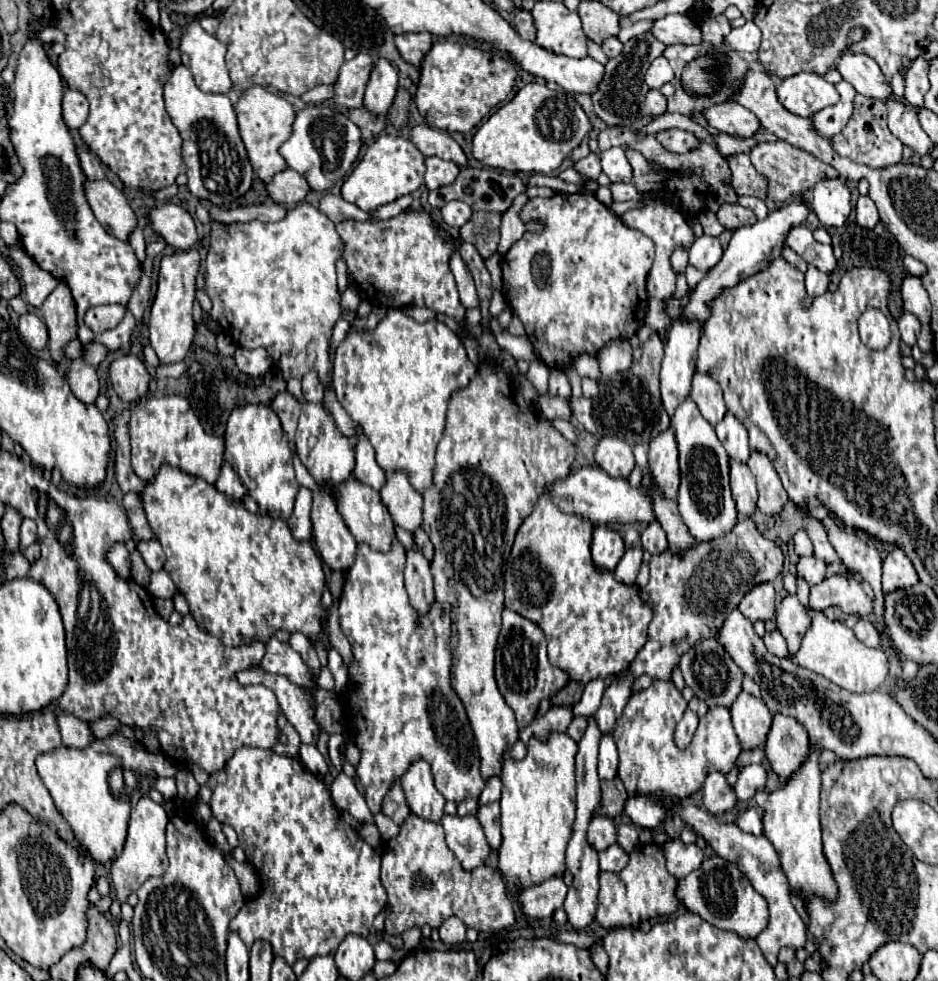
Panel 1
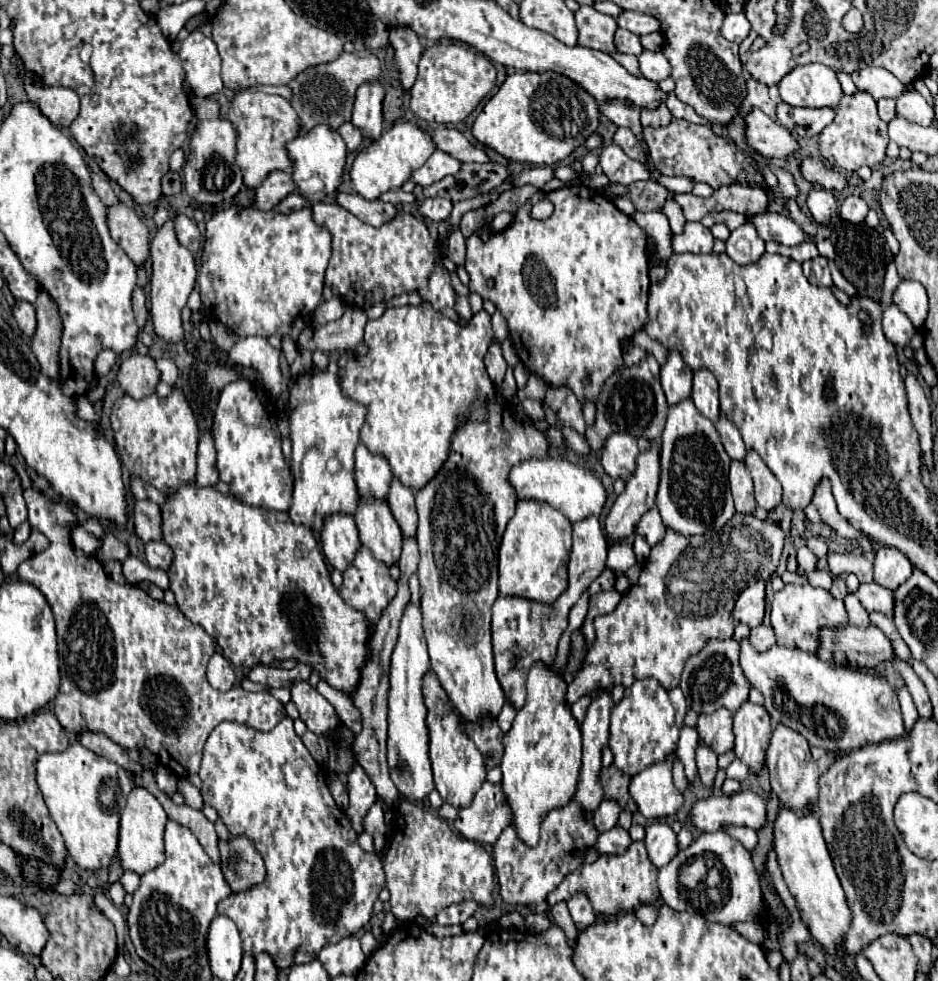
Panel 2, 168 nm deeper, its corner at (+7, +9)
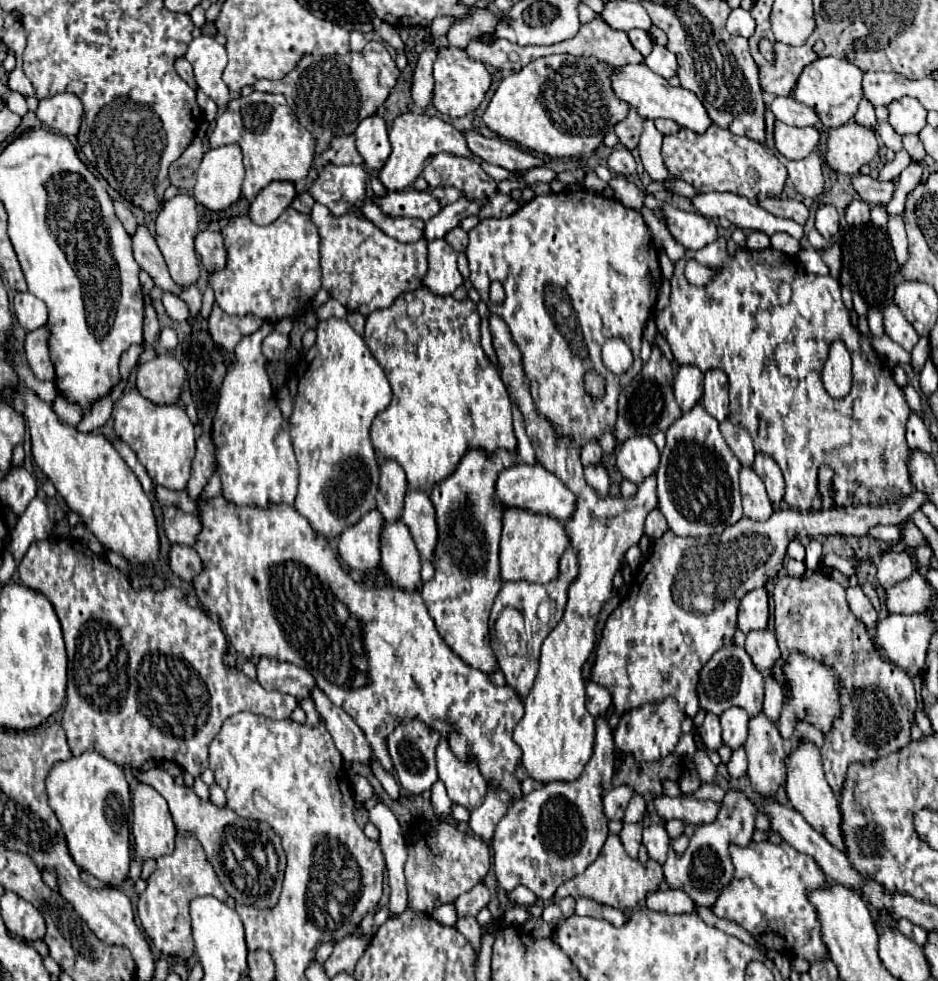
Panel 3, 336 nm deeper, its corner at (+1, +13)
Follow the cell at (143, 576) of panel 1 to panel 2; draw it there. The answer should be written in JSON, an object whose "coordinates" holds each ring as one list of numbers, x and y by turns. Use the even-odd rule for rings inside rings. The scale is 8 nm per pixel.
{"coordinates":[[107,533,103,539,101,539,101,549,95,553,95,557,105,563,109,559,119,559,119,561,125,561,129,557,129,547,127,543,119,541,115,533]]}

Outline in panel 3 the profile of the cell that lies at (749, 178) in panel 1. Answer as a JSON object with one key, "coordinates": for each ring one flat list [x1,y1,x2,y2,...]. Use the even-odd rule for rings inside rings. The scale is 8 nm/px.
{"coordinates":[[613,177,611,187,615,189,615,199,621,201,623,205,639,211,643,207,643,191,639,191,633,183,629,183,625,177]]}

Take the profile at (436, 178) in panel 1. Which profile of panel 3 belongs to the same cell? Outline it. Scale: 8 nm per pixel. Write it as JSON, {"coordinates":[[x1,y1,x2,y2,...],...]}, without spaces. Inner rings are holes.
{"coordinates":[[439,153,435,155,425,171,423,171,423,177,425,181,429,183,431,189,435,187,455,187,459,189,467,199,477,199,481,201,481,209,479,209,479,219,487,219,487,217,509,217,511,213,515,213,521,205,511,197,511,195,505,195,505,193,499,193,497,189,497,183,481,169,479,163,475,163,473,159,467,159,467,157,455,157,455,155,449,155,449,153]]}

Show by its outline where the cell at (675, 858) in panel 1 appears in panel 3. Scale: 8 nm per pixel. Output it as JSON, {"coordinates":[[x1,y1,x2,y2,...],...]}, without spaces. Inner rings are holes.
{"coordinates":[[651,823,649,827,643,829,643,845,649,853,649,859,657,863,665,863,667,853,669,853,669,835,665,831,663,823]]}

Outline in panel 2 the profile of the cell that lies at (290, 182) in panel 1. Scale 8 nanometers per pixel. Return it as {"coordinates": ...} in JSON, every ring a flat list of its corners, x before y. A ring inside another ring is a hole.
{"coordinates":[[273,171,267,175,263,185,255,193,255,205,261,211,271,211,281,199,295,191,295,183,289,173]]}

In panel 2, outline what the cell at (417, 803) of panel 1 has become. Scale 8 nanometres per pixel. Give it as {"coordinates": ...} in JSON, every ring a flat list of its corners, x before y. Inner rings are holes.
{"coordinates":[[413,601,407,603,401,617,399,639,391,657,391,689,389,689,389,737,387,737,387,759,395,787,409,801,423,801,435,787,429,763,429,735,425,725,425,705,421,693,421,679,429,671,427,641,423,635,421,607]]}

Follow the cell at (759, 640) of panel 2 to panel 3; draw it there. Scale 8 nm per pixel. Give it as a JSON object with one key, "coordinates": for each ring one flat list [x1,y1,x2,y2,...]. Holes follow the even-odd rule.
{"coordinates":[[751,631,747,635,747,643,745,643,745,651,749,653,753,665,767,675,769,669,773,667,773,663,779,659,779,645,777,645,777,637,771,631]]}

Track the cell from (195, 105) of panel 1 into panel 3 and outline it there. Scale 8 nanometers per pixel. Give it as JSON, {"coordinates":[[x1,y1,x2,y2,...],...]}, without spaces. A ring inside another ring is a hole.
{"coordinates":[[239,145,209,149,197,169,193,197,211,211,223,211,241,195,245,169]]}

